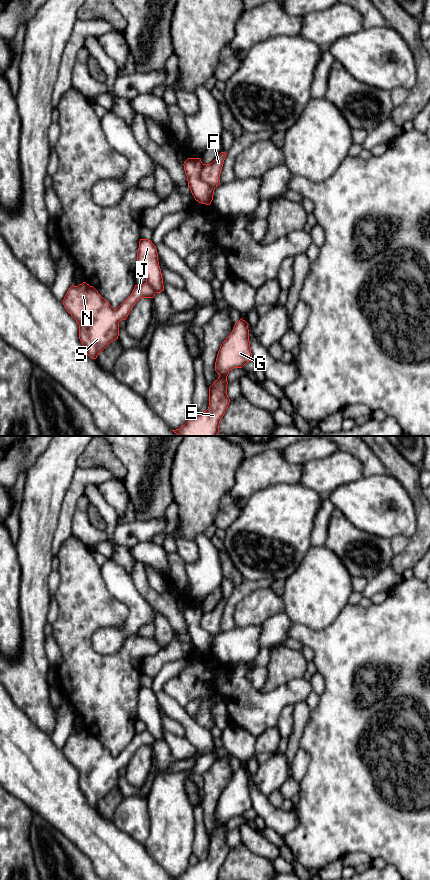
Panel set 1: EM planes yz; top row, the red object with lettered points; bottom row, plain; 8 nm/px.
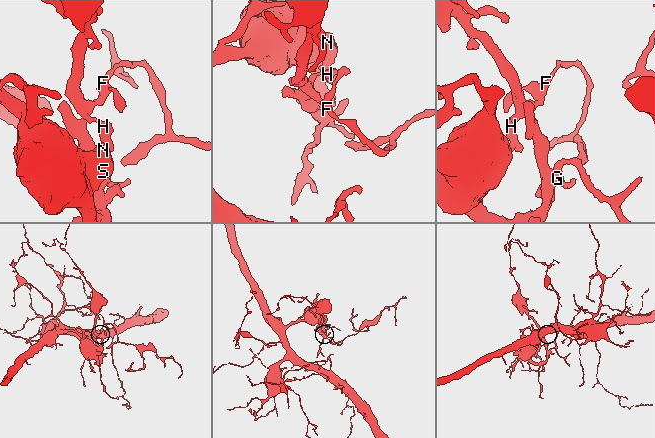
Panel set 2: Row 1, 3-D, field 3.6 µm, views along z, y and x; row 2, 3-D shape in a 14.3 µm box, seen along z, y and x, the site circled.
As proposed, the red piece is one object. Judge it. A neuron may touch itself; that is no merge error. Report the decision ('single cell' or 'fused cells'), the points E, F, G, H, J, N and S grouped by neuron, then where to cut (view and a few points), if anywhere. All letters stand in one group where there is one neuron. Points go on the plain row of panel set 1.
fused cells | E G H J N S / F | yz (202, 612), (200, 625), (214, 636)

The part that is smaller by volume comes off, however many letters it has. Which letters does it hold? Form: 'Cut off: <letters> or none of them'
Cut off: F

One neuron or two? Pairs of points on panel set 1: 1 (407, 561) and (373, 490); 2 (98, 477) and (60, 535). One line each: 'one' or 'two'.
1: two
2: one

